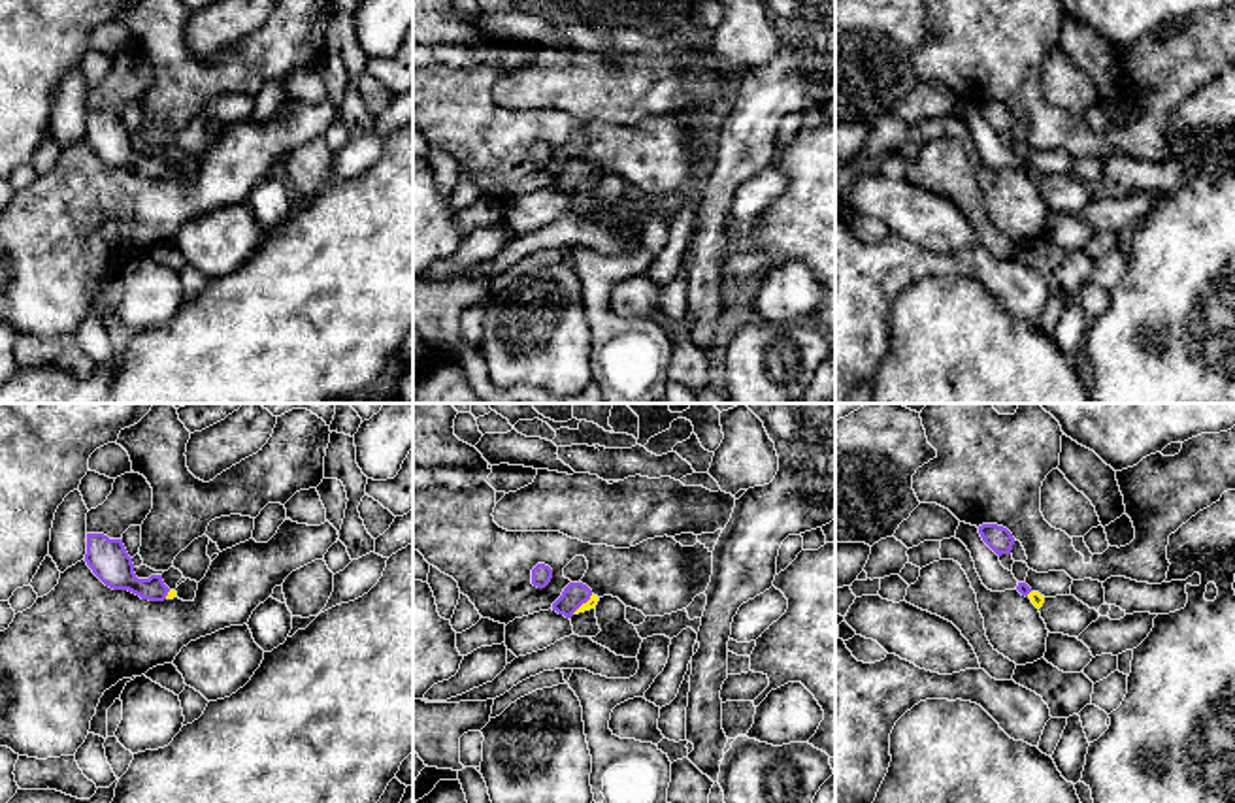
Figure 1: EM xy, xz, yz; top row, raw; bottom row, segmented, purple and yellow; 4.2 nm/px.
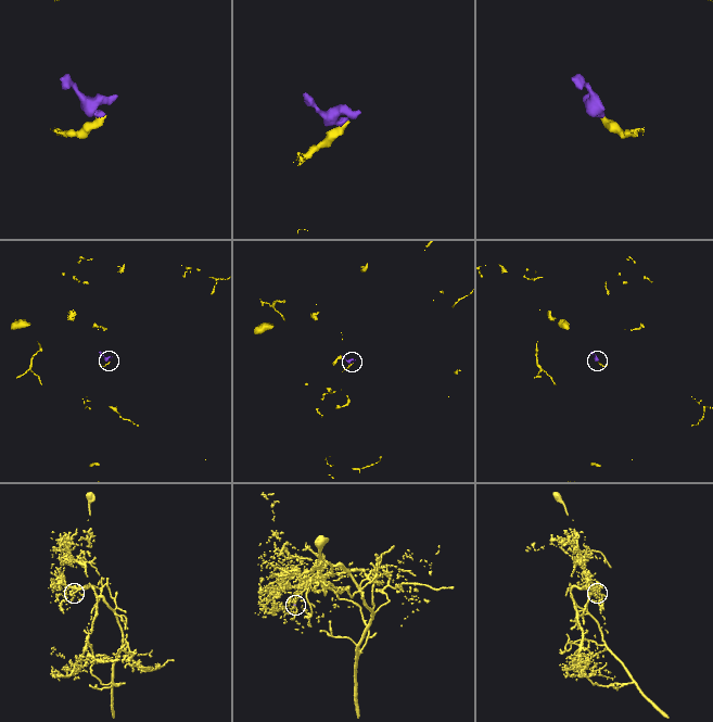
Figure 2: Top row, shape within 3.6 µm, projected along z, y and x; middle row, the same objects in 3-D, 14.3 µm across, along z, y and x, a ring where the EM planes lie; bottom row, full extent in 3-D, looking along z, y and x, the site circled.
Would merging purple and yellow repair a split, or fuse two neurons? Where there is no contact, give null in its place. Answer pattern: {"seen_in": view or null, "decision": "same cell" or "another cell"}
{"seen_in": "xz", "decision": "another cell"}

